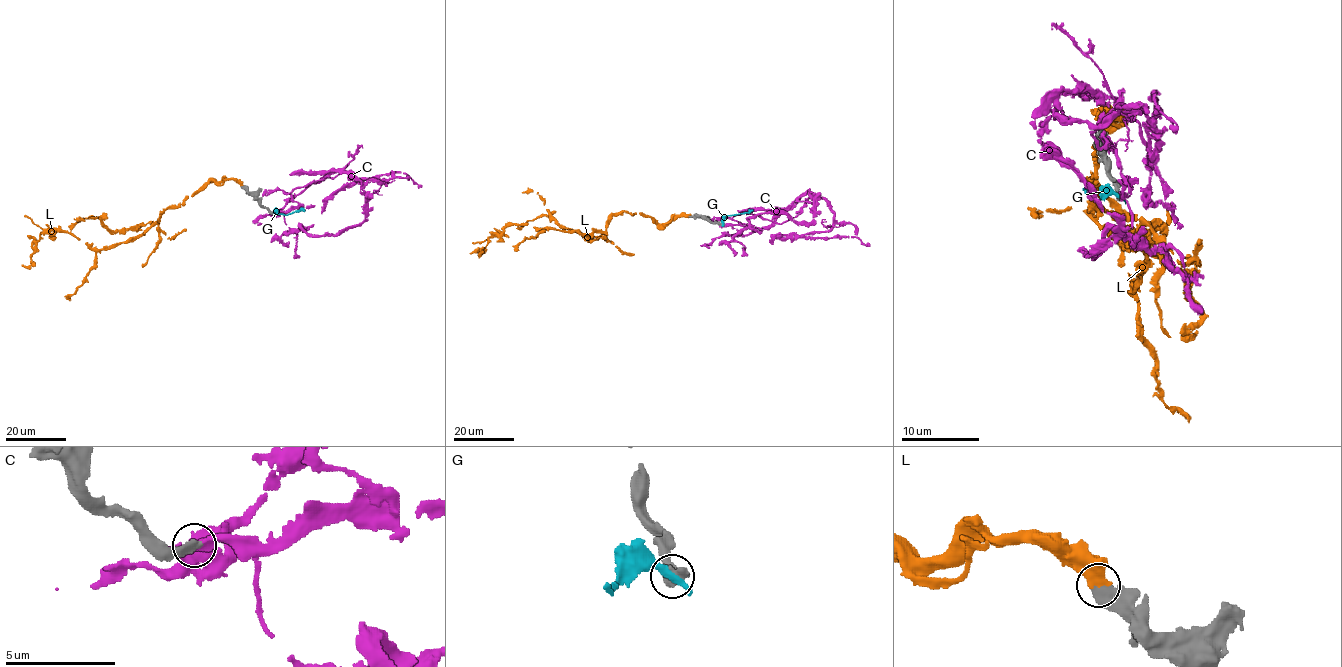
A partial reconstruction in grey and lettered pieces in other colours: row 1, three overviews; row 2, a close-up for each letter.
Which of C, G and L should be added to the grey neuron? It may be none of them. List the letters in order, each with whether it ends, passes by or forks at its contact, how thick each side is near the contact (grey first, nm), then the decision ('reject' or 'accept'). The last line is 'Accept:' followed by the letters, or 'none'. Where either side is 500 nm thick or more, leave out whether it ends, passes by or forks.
C: it passes by; 480 nm thick on the grey side, 400 nm on the other; accept
G: 600 nm thick on the grey side, 550 nm on the other; reject
L: 440 nm thick on the grey side, 600 nm on the other; accept
Accept: C, L

